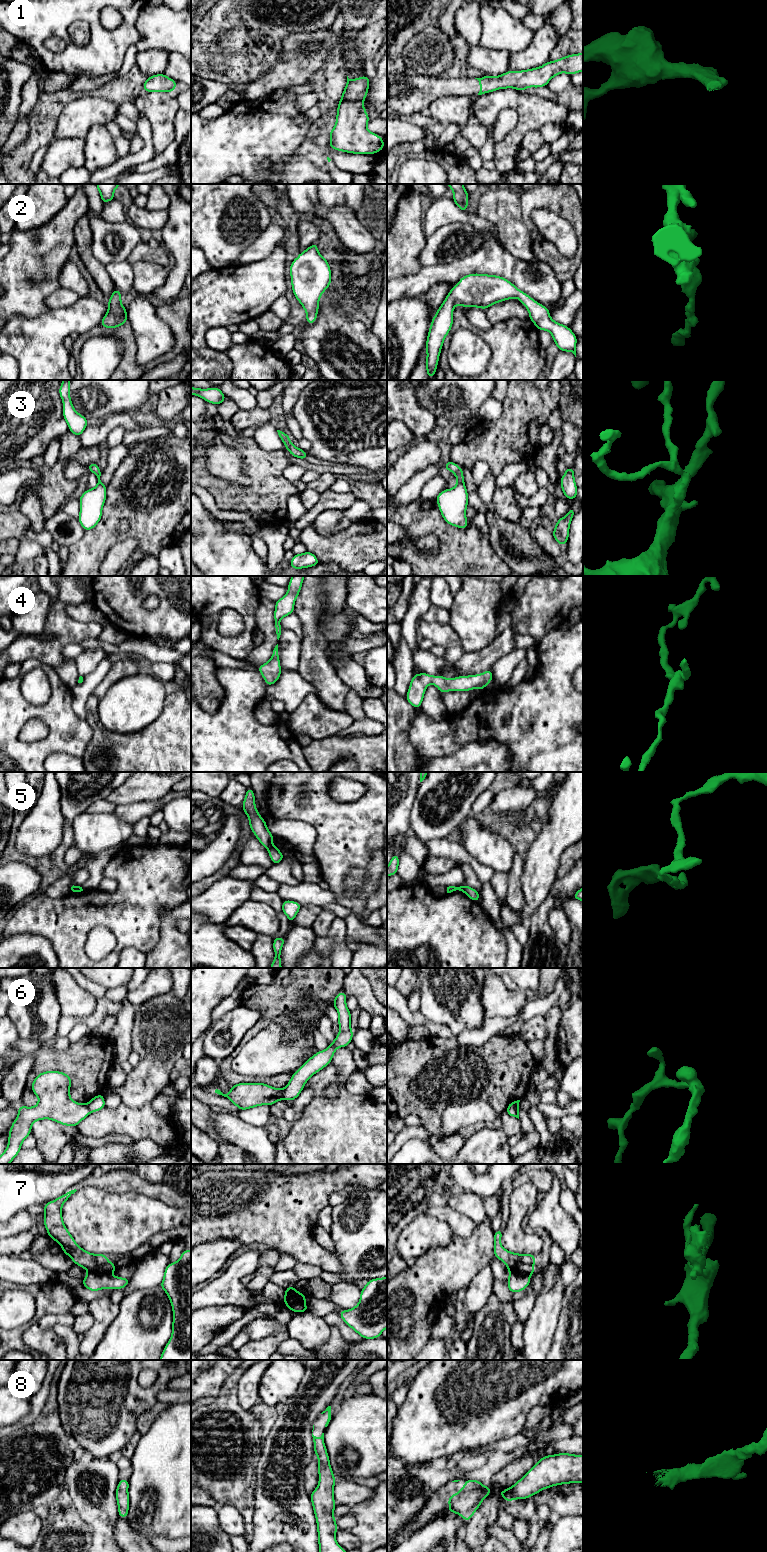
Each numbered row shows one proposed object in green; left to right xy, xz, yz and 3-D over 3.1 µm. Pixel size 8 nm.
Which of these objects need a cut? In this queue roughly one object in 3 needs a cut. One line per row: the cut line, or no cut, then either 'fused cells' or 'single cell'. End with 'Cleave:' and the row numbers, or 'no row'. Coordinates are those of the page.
1: no cut | single cell
2: no cut | single cell
3: no cut | single cell
4: no cut | single cell
5: xz (272, 845), (268, 849) | fused cells
6: yz (508, 1106), (518, 1108) | fused cells
7: xz (303, 1296), (285, 1303) | fused cells
8: no cut | single cell
Cleave: 5, 6, 7

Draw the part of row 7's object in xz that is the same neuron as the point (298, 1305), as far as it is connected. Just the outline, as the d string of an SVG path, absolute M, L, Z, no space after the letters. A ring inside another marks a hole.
M302 1294L302 1296L303 1296L302 1299L296 1298L296 1299L290 1301L289 1303L285 1303L290 1311L294 1311L294 1312L298 1312L298 1313L308 1311L307 1305L305 1303L305 1299L307 1296L304 1294Z

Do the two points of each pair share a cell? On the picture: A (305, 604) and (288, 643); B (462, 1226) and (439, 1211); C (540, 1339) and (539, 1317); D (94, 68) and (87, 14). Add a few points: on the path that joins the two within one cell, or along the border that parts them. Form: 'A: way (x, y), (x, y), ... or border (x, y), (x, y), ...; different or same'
A: border (302, 640), (298, 663); different
B: way (456, 1220), (445, 1213); same
C: way (539, 1334), (539, 1322); same
D: way (96, 55), (96, 27); same

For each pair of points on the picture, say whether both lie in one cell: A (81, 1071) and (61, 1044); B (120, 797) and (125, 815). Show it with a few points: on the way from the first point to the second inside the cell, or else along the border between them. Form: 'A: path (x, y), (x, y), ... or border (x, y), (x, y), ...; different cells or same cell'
A: border (70, 1043), (61, 1051), (56, 1051), (51, 1046); different cells
B: border (145, 800), (117, 805); different cells

